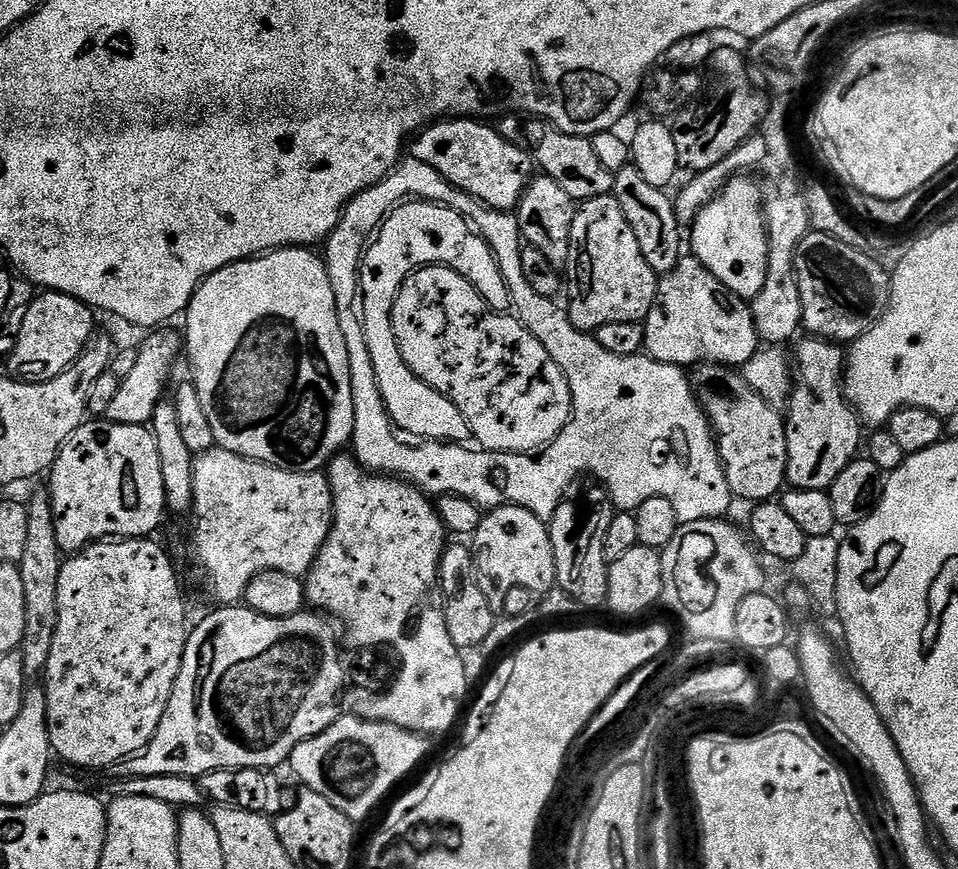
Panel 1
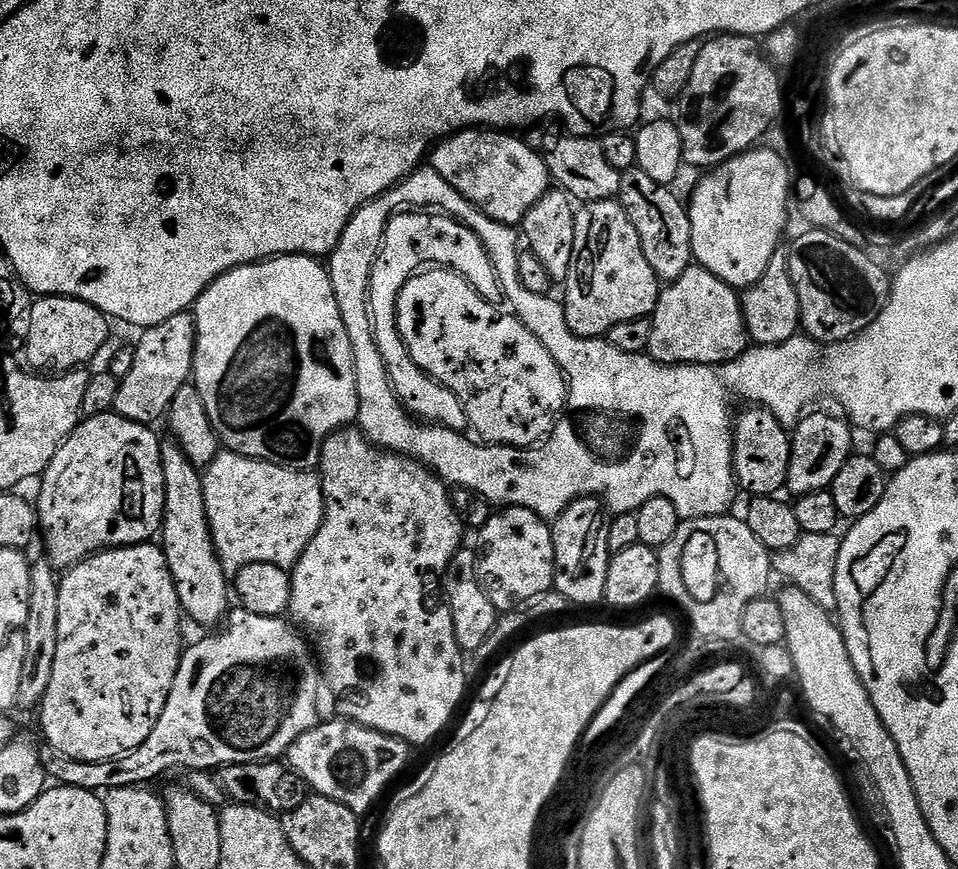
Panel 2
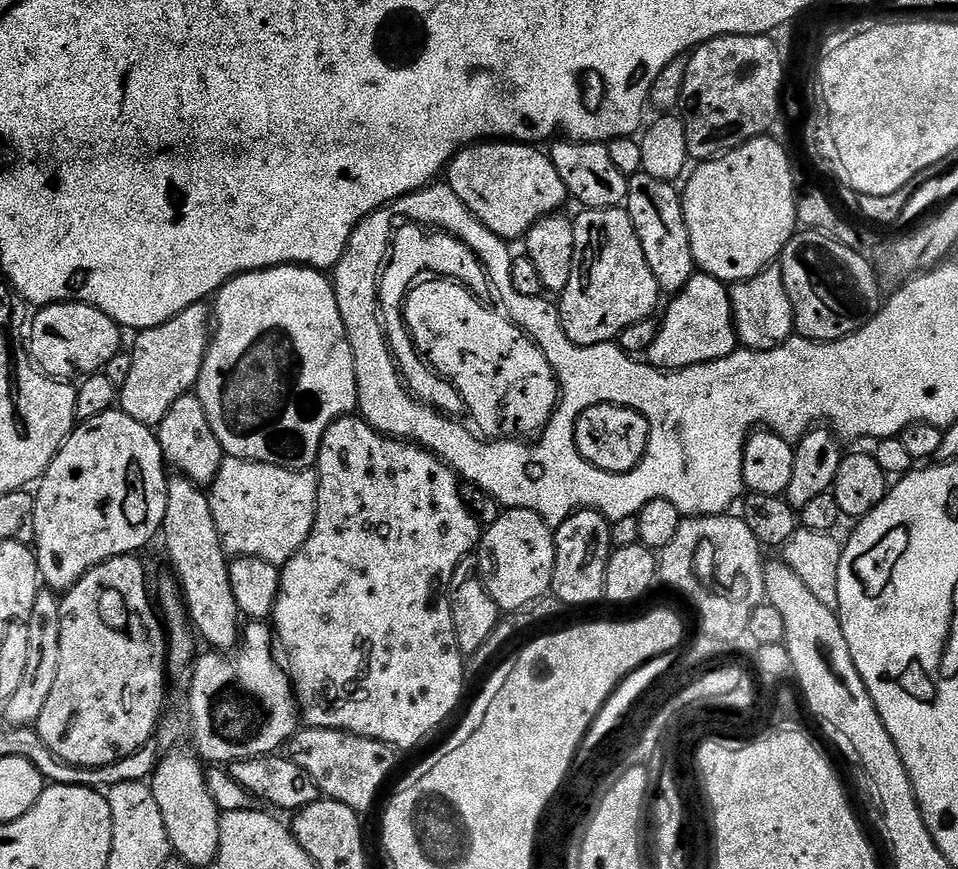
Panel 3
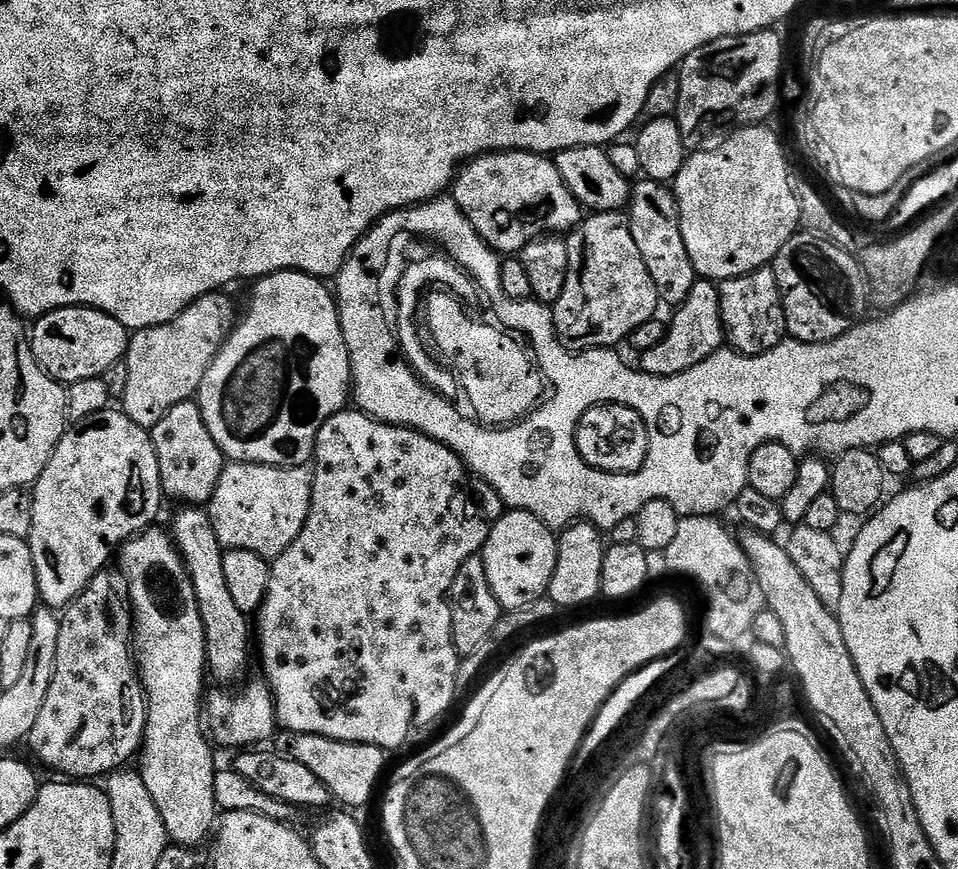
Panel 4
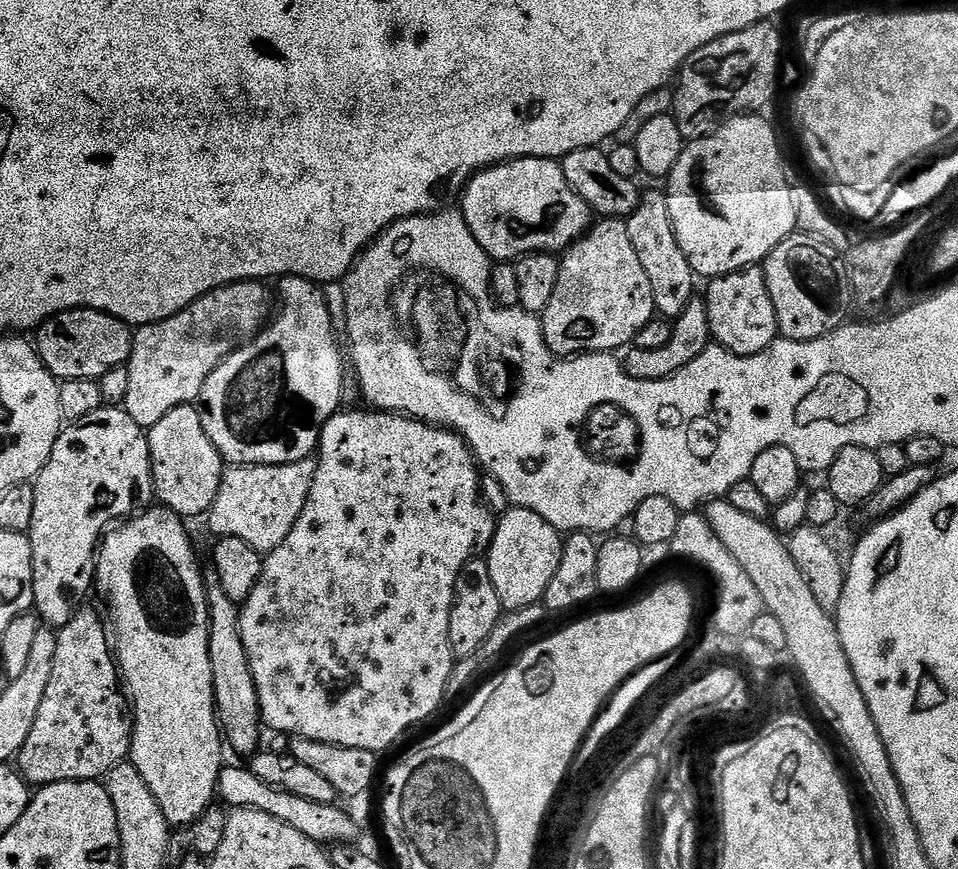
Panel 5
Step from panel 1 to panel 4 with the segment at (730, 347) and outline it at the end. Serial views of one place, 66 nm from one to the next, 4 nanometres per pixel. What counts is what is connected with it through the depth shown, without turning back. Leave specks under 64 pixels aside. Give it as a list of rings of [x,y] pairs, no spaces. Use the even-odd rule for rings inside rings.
[[[697,279],[694,290],[690,290],[688,301],[675,309],[672,320],[667,321],[668,333],[654,350],[639,353],[638,367],[651,376],[673,376],[682,374],[710,358],[710,354],[725,347],[726,337],[720,314],[720,290],[713,281]]]

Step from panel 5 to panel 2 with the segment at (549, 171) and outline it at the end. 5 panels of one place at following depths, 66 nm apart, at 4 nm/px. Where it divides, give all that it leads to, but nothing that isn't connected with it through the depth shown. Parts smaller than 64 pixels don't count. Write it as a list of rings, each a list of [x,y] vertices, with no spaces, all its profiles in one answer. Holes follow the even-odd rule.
[[[504,130],[454,132],[431,149],[430,167],[494,222],[523,225],[528,211],[549,192],[550,177],[543,155],[516,136]]]

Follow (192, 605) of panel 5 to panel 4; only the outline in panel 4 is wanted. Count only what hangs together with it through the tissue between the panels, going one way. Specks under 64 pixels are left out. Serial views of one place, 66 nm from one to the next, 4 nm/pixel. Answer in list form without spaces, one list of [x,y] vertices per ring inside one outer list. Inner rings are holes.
[[[153,526],[147,532],[140,533],[119,549],[118,560],[119,556],[118,568],[128,584],[128,604],[132,608],[130,616],[134,628],[136,624],[134,659],[148,702],[148,721],[144,727],[142,751],[138,756],[138,771],[142,782],[146,782],[146,790],[150,790],[150,798],[154,798],[154,806],[158,806],[158,814],[162,814],[169,841],[176,846],[196,848],[208,835],[208,839],[213,835],[218,824],[218,809],[214,798],[214,778],[218,763],[212,757],[213,745],[202,723],[202,705],[206,700],[204,674],[206,678],[208,668],[202,614],[198,614],[194,586],[184,560],[165,529],[163,532],[160,526]]]

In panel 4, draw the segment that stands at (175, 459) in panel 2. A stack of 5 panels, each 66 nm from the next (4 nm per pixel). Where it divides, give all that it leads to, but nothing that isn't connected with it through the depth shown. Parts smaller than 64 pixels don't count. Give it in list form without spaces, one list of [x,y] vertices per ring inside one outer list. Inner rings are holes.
[[[184,506],[172,520],[170,535],[176,549],[184,560],[186,570],[194,586],[194,598],[198,602],[198,614],[202,614],[206,658],[210,674],[221,680],[221,685],[232,686],[245,679],[244,671],[248,668],[248,640],[250,644],[250,620],[230,594],[226,574],[222,571],[222,558],[225,549],[220,547],[218,534],[210,522],[207,511],[200,506]]]

